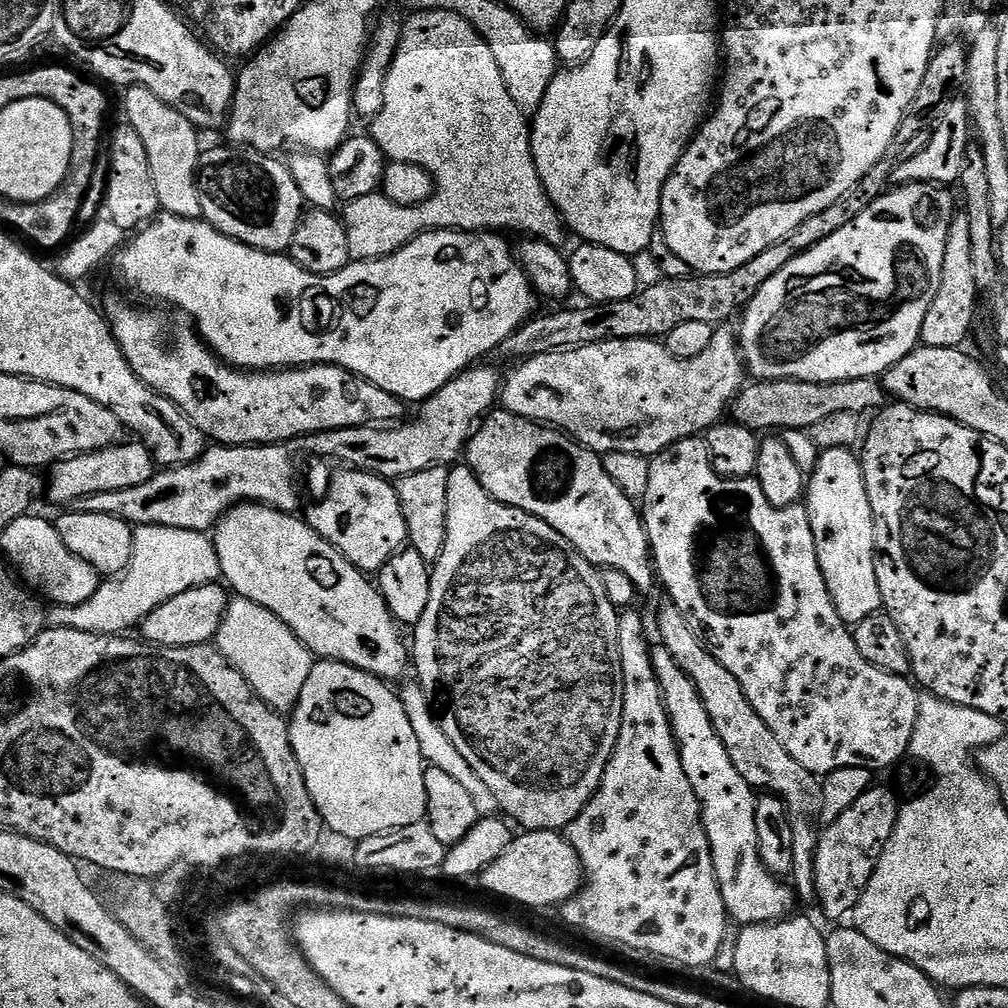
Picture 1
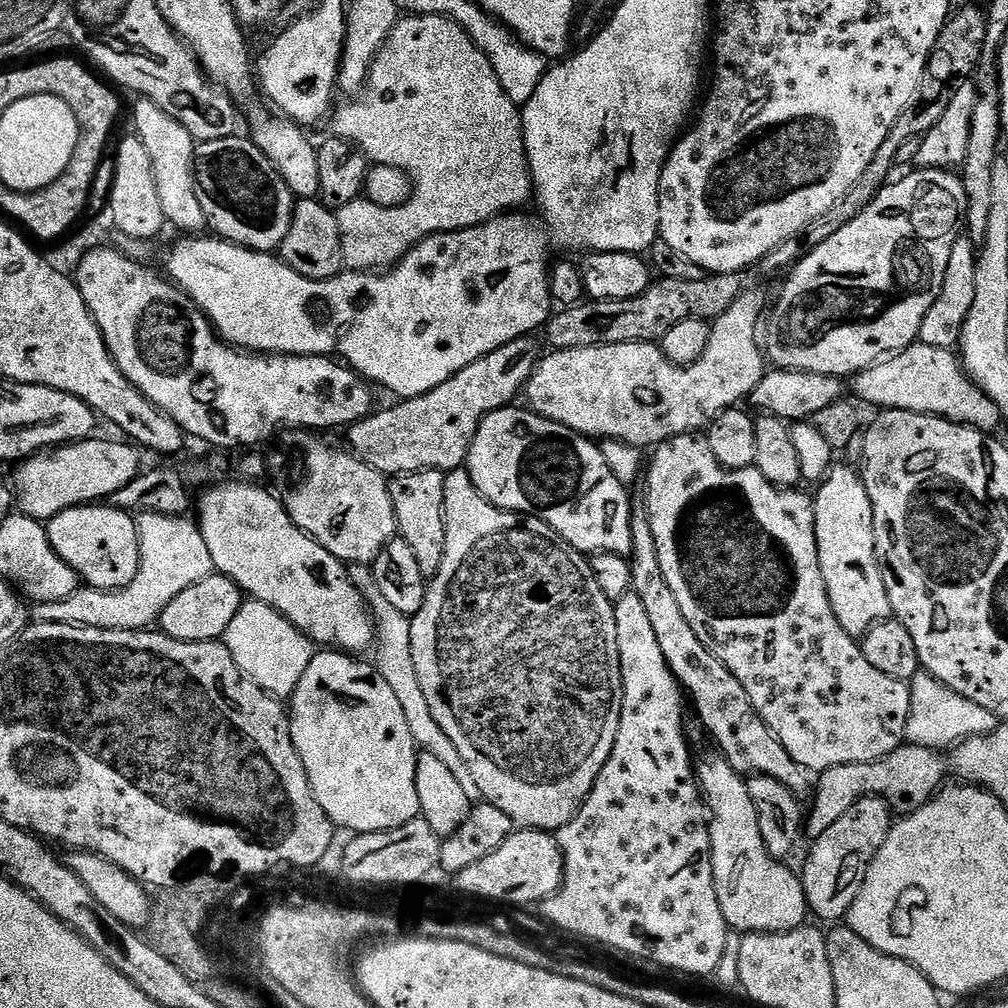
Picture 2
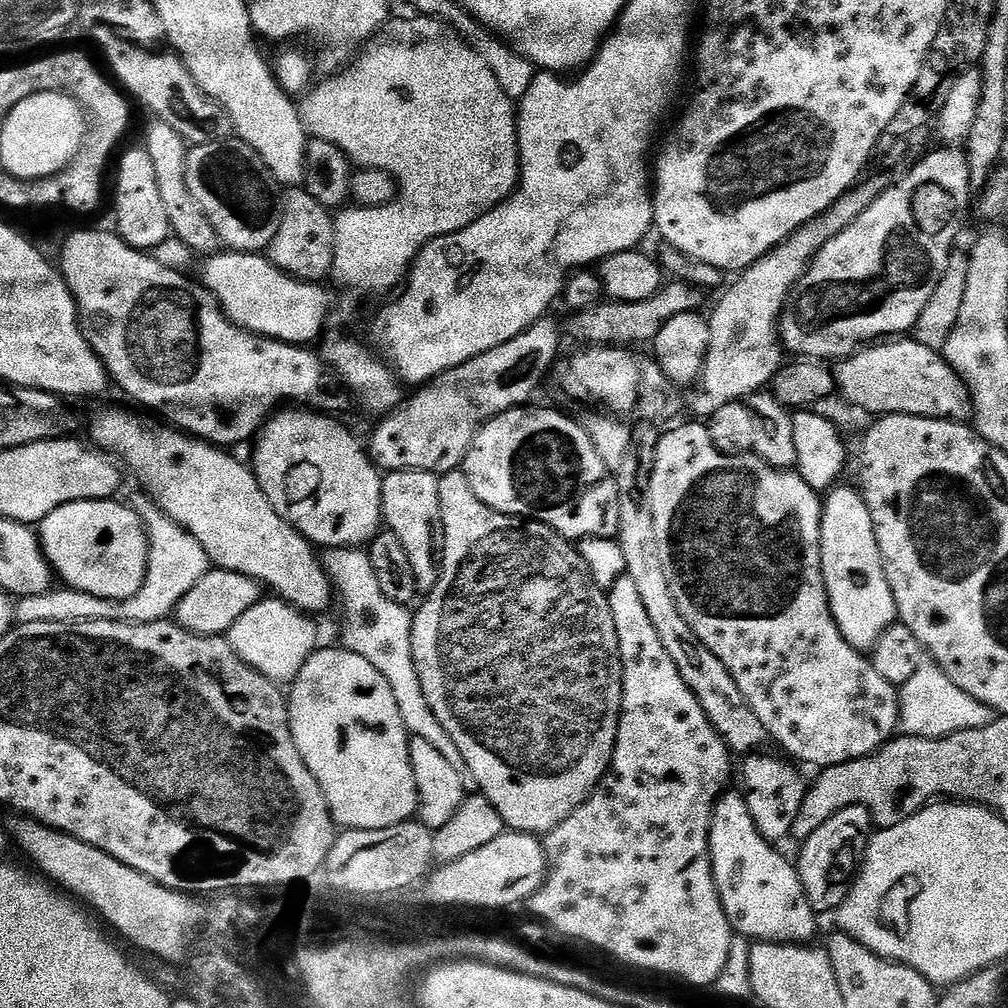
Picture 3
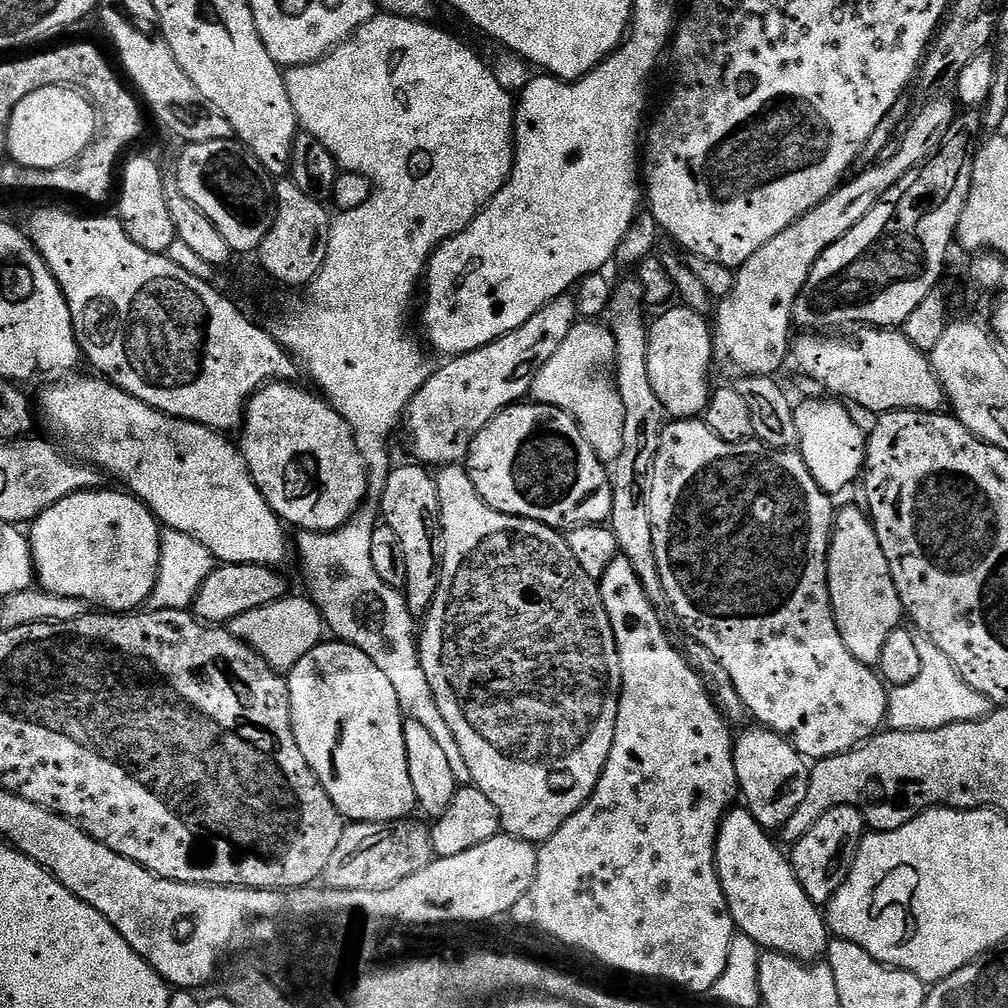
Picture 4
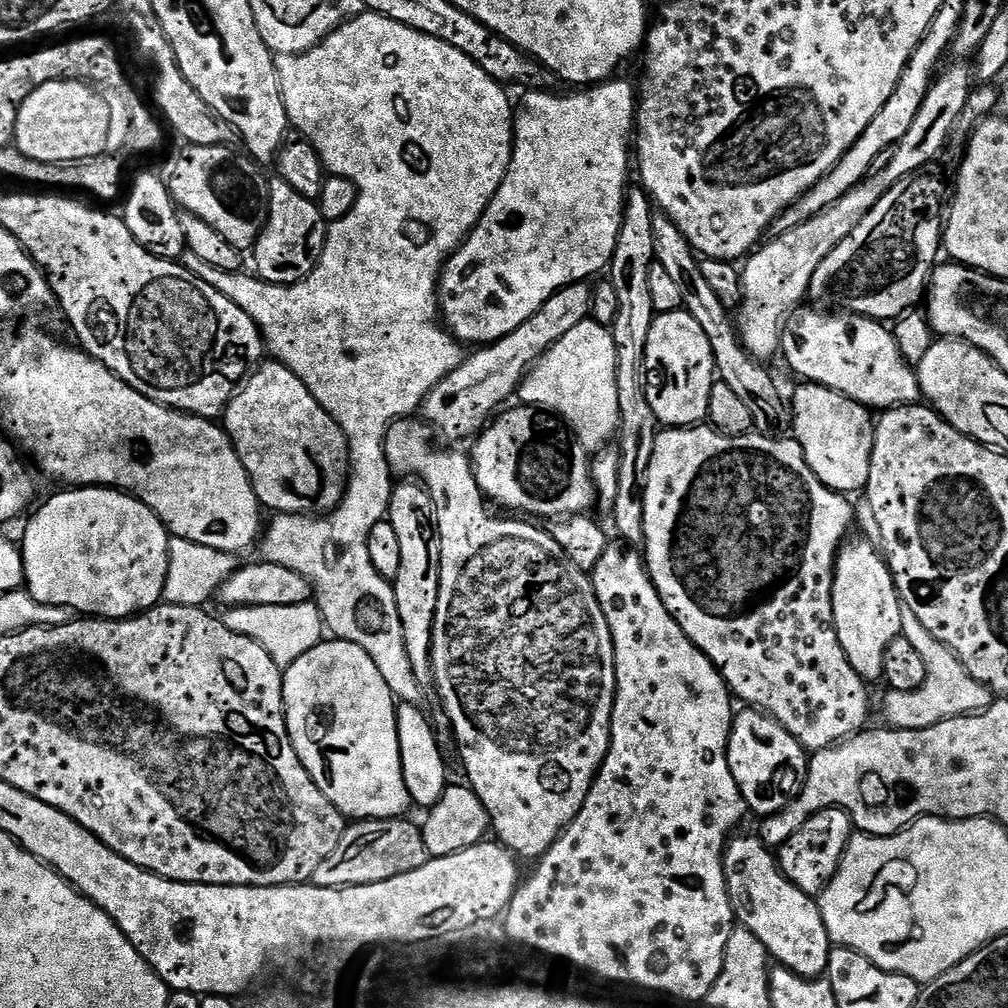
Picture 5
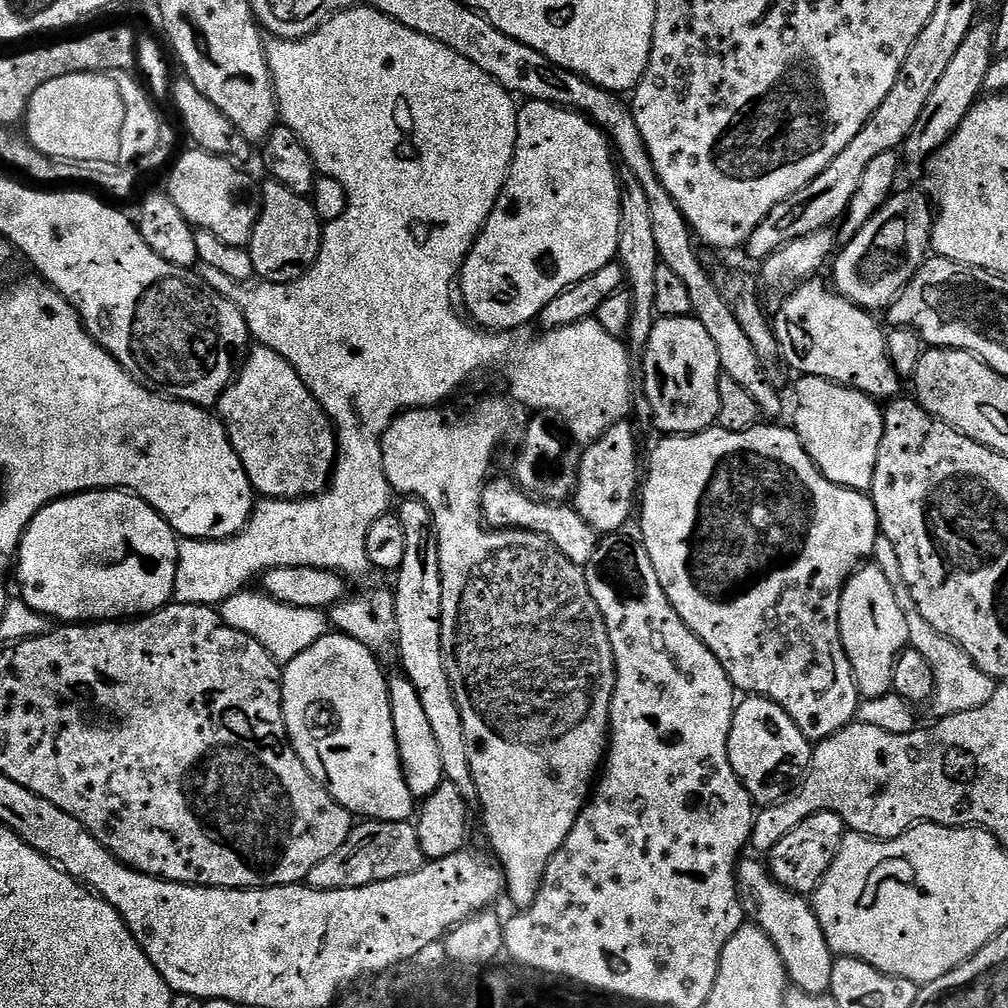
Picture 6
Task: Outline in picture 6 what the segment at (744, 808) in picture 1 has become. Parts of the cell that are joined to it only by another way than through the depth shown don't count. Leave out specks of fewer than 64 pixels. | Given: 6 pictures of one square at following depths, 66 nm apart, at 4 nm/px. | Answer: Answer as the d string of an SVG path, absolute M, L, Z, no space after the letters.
M748 858L741 859L736 865L736 890L740 893L745 917L774 942L791 987L815 996L831 993L834 953L826 942L826 934L822 934L822 926L811 903L801 893L791 892L780 885L761 861L759 864Z

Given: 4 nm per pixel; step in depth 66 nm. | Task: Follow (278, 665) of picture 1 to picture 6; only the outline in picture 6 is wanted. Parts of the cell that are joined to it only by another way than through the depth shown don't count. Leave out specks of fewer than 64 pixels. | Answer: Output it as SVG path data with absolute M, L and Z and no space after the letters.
M245 590L234 594L219 605L220 617L230 626L234 626L234 630L242 630L242 634L250 634L250 638L259 642L281 665L298 658L302 650L318 642L318 638L322 638L329 631L329 617L321 609L286 606L282 602L271 600L263 591L252 591Z

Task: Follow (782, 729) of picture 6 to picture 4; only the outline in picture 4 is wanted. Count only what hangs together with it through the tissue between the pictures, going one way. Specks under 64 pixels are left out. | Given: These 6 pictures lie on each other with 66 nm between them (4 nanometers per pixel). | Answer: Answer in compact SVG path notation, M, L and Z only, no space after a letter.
M763 726L752 727L756 728L741 736L739 733L732 749L738 792L764 829L779 830L796 813L798 806L802 806L802 798L806 798L810 764L789 740Z

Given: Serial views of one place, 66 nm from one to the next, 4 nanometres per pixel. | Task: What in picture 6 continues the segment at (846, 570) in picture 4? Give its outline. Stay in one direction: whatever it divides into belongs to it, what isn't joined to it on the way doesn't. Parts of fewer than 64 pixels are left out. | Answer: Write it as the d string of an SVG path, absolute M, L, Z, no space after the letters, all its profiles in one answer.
M861 566L848 580L840 599L840 633L861 697L873 700L889 695L896 659L909 647L908 627L906 614L902 614L902 606L898 606L898 598L894 598L894 590L880 568Z

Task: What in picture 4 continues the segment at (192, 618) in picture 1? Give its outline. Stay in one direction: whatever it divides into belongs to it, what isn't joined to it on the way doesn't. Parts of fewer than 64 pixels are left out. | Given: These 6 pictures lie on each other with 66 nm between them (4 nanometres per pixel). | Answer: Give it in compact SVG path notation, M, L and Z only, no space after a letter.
M220 564L213 567L211 575L196 595L194 615L197 620L213 626L228 626L234 618L262 606L285 599L289 595L288 584L279 576L275 567L266 564Z

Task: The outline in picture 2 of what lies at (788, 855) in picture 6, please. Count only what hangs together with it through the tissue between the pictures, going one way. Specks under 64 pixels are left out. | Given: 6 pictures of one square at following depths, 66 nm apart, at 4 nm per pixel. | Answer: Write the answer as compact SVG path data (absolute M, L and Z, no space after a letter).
M864 796L856 800L854 806L850 806L850 810L846 810L846 814L838 818L838 822L834 822L834 826L830 826L817 840L811 841L812 849L809 850L808 861L804 864L802 879L808 910L813 917L836 920L832 922L840 922L847 917L850 906L854 906L854 898L858 898L858 890L862 890L862 882L866 882L866 870L870 870L870 862L874 862L878 850L882 850L882 842L886 842L893 823L892 807L882 797Z

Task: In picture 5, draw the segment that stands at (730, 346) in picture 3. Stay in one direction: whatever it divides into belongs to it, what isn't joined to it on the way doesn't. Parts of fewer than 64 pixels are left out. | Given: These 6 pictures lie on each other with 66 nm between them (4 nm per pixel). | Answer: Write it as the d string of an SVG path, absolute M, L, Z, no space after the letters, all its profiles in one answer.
M956 62L953 68L946 72L941 71L933 80L930 90L926 94L926 102L922 102L922 110L918 110L918 118L914 118L914 122L910 126L910 130L906 130L906 138L902 138L897 142L894 150L894 158L884 168L876 168L864 181L858 186L854 186L854 190L850 190L850 194L842 194L842 198L838 198L838 202L834 202L834 206L826 206L826 210L822 210L822 214L814 214L814 218L810 218L810 222L802 222L802 226L794 226L794 230L786 230L786 234L781 236L772 236L767 242L761 243L743 261L742 271L740 273L741 280L741 304L734 316L734 323L739 331L740 340L743 342L748 353L761 362L768 362L772 355L781 351L780 339L784 333L784 322L805 303L808 296L808 288L812 284L814 278L814 270L818 270L818 266L822 266L822 262L826 262L826 254L830 254L830 250L834 250L834 246L838 246L842 242L846 242L846 238L850 238L850 234L854 234L854 230L858 230L858 222L862 222L862 218L866 218L866 214L870 214L870 210L874 210L874 206L878 206L878 202L882 202L882 198L891 190L900 180L908 180L917 175L936 155L945 151L948 143L948 135L954 126L954 122L958 122L958 114L962 114L962 110L966 107L966 98L970 98L974 87L974 72L971 67L968 68L964 62Z

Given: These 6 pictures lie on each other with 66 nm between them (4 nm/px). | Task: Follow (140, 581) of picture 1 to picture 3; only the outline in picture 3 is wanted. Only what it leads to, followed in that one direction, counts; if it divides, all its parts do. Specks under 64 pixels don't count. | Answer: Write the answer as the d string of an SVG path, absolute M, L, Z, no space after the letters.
M139 495L130 500L130 506L146 525L148 533L148 569L142 582L142 590L138 590L134 598L103 600L67 586L56 586L44 594L17 599L14 604L16 624L81 624L87 620L124 620L127 624L145 624L167 620L175 613L178 602L182 602L182 598L190 594L194 582L198 582L198 578L202 578L208 572L210 561L204 555L199 542L181 524L170 519L147 495Z

